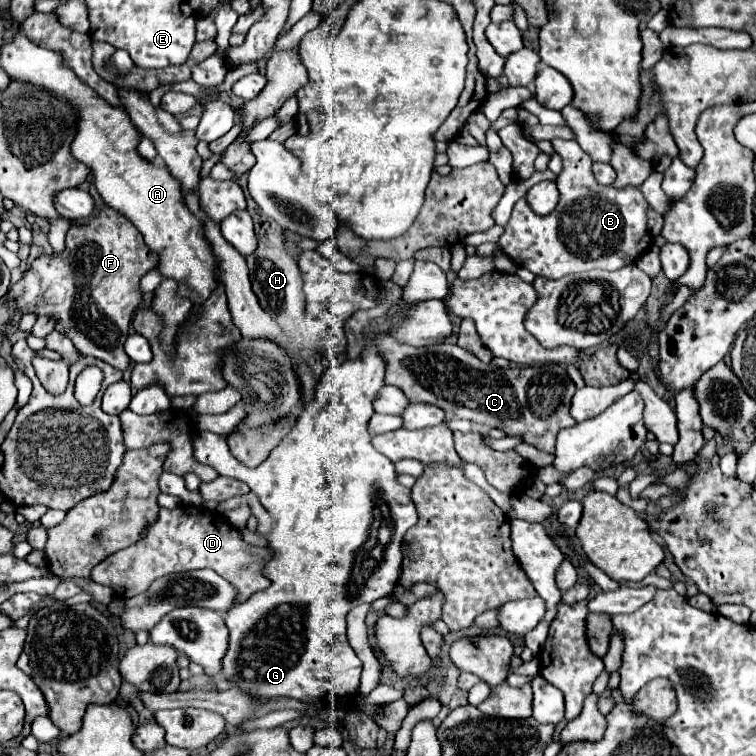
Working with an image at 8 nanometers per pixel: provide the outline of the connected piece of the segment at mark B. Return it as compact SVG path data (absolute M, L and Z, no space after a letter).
M553 139L551 143L555 153L563 157L563 175L557 177L561 201L553 213L541 217L531 211L525 199L519 199L499 239L501 251L519 267L547 279L591 269L615 271L633 263L651 247L651 233L647 231L649 203L643 193L637 187L613 189L599 185L591 171L591 157L577 141Z

